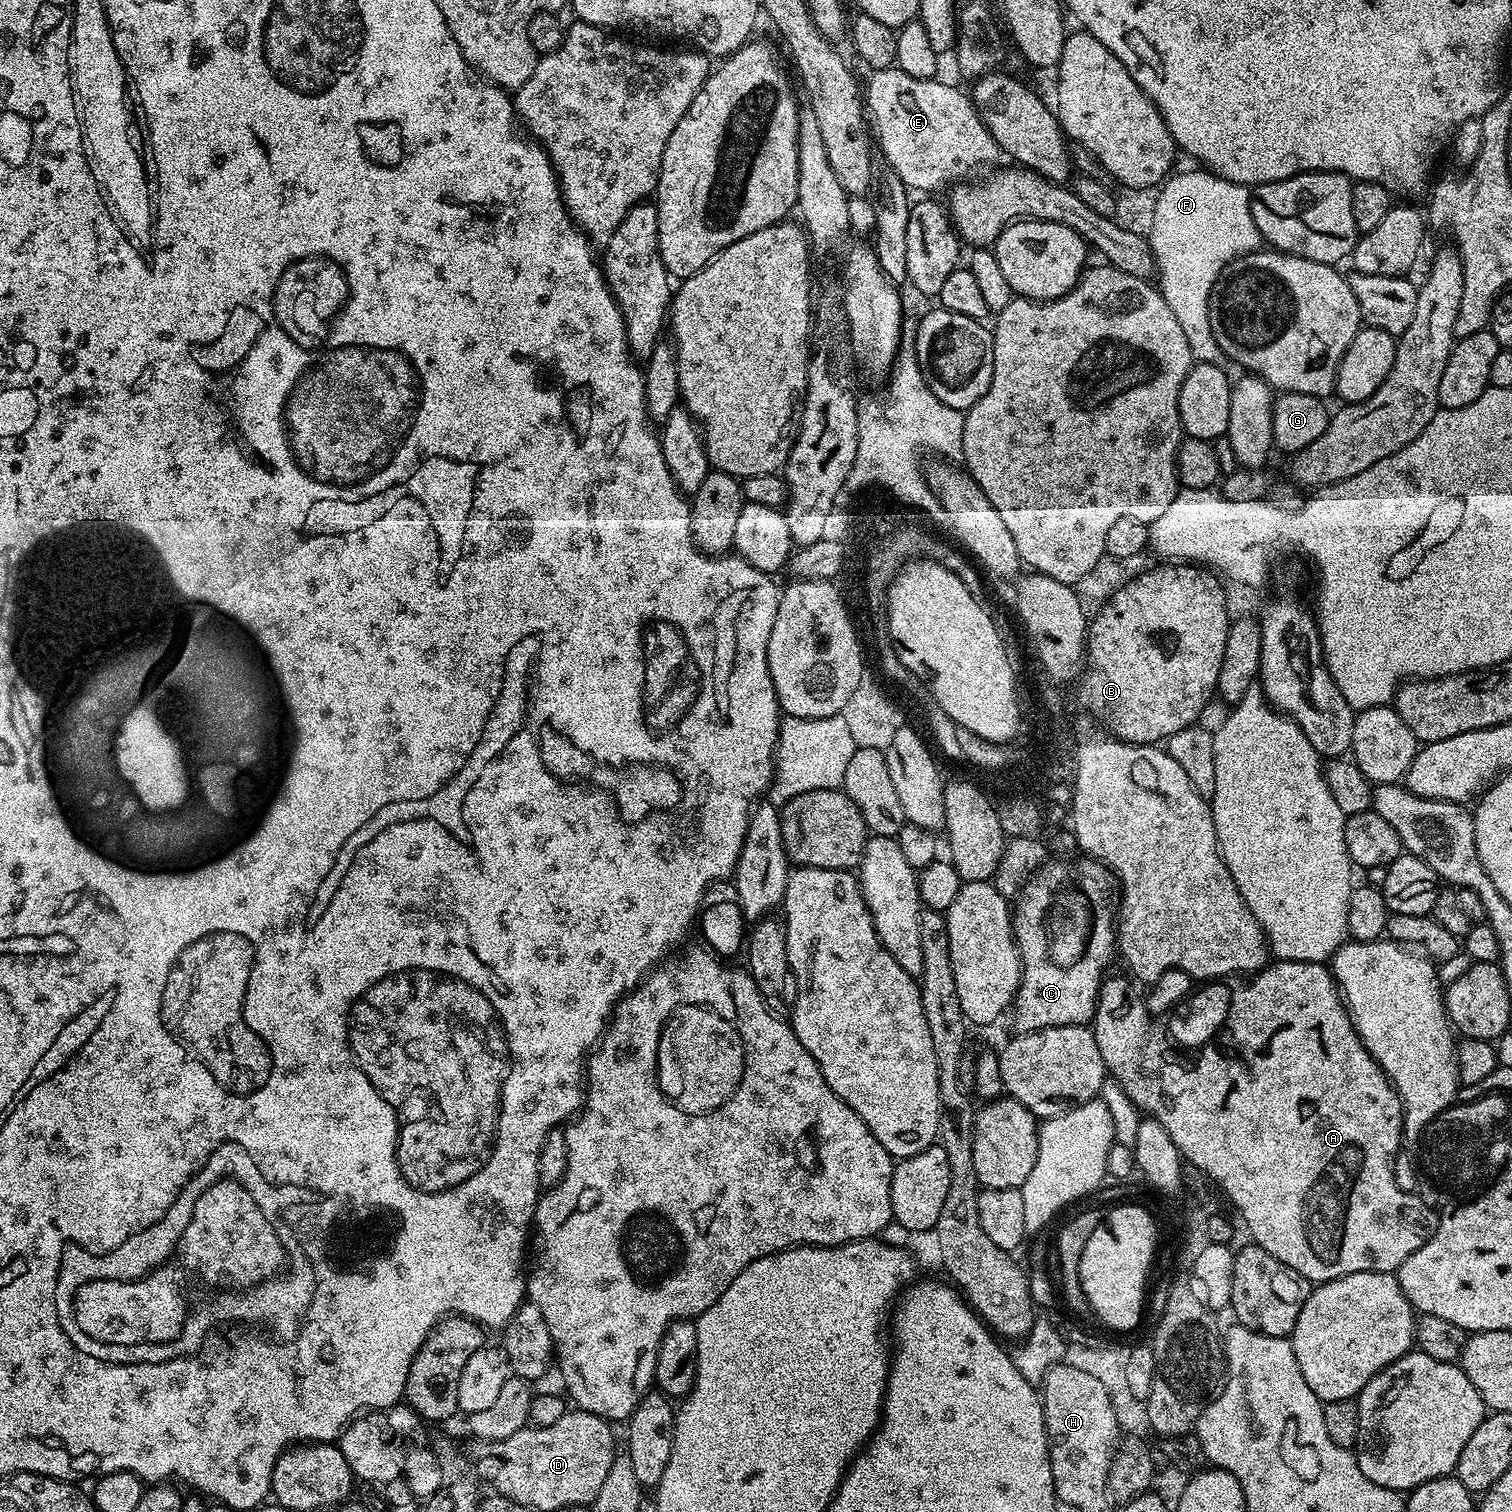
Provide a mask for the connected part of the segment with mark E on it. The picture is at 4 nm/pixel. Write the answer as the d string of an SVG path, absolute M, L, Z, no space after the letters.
M895 66L873 71L869 76L872 77L868 80L868 90L866 86L866 108L874 125L874 136L878 141L879 151L884 153L885 161L892 171L898 174L905 188L909 190L921 188L924 191L921 193L931 193L928 192L931 188L940 188L948 183L951 185L967 177L964 175L971 168L976 168L979 164L988 164L996 155L1001 155L1002 149L993 138L988 125L980 119L975 103L971 99L967 100L958 89L943 84L940 78L930 80L910 78L910 74Z

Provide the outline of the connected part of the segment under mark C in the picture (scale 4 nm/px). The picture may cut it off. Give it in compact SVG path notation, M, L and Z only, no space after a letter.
M1084 960L1084 964L1080 964L1080 968L1072 968L1072 972L1056 972L1056 968L1040 968L1040 972L1036 972L1036 976L1022 976L1014 999L1015 1031L1023 1034L1025 1032L1039 1032L1042 1028L1061 1028L1067 1024L1087 1025L1096 1013L1101 983L1102 978L1097 976L1096 968L1088 968L1088 960Z

